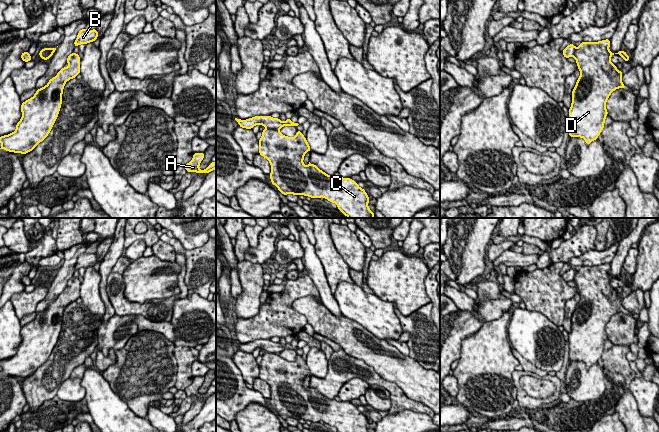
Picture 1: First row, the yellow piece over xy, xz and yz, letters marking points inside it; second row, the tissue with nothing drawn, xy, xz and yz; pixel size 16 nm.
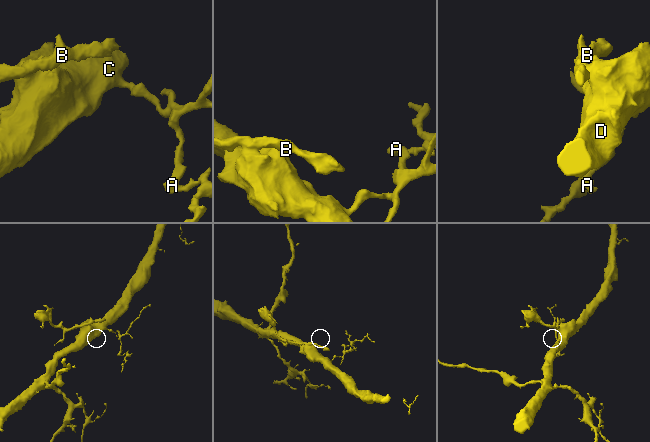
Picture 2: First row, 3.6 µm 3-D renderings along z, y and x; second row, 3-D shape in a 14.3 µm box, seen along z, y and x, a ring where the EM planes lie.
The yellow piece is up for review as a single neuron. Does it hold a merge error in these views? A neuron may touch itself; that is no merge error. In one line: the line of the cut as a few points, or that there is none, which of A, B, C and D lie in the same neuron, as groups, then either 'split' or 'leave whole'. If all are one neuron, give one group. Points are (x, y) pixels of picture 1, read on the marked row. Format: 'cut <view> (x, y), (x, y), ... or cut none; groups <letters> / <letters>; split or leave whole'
cut xz (267, 127), (278, 130); groups A C D / B; split

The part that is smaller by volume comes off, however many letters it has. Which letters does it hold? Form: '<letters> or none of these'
B

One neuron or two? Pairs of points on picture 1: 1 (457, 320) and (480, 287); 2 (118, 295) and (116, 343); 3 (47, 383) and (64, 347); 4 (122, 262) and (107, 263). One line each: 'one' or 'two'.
1: one
2: two
3: one
4: two

